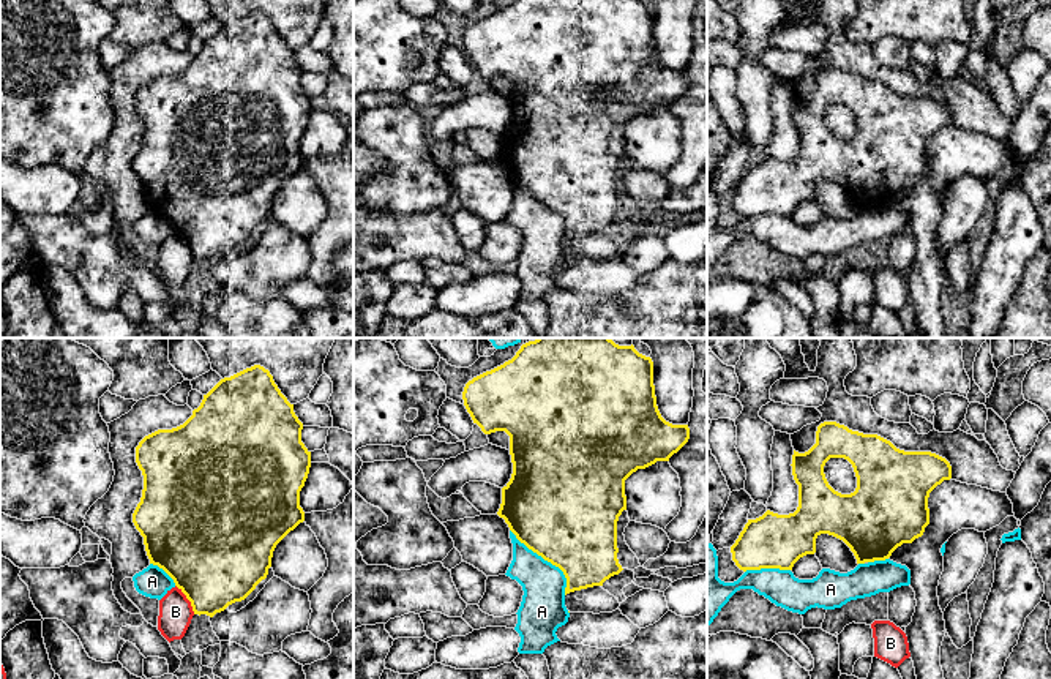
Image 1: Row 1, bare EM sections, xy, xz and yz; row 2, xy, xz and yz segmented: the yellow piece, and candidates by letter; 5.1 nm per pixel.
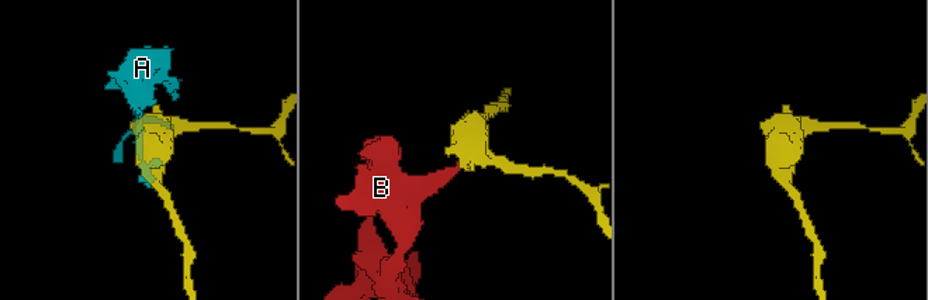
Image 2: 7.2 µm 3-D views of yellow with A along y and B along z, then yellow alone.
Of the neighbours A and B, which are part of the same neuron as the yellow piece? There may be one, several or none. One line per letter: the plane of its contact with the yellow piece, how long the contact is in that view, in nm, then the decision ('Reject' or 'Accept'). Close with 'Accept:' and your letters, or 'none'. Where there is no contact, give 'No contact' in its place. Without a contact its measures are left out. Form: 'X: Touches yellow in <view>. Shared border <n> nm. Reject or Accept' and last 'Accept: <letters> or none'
A: Touches yellow in xz. Shared border 440 nm. Reject
B: Touches yellow in xy. Shared border 180 nm. Reject
Accept: none

